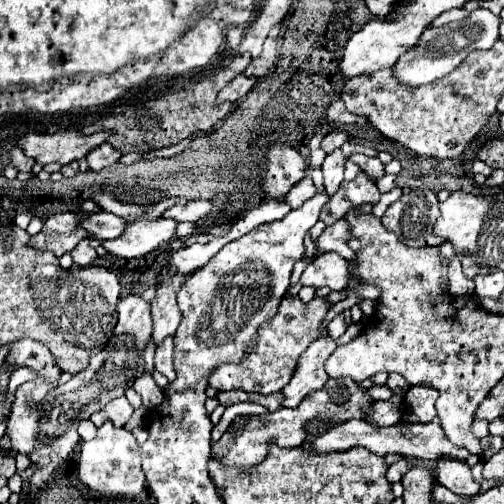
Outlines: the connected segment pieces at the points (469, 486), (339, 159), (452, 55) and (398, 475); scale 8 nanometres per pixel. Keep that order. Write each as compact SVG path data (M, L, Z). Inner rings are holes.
M441 458L441 460L435 462L433 476L435 476L437 484L449 488L455 494L475 496L479 492L479 484L473 480L471 468L467 466L467 462Z
M335 150L325 156L321 170L323 170L323 180L325 180L325 190L329 196L333 196L343 182L343 166L345 166L345 156L341 154L341 150Z
M477 8L471 12L471 16L467 20L459 20L459 22L449 22L445 26L439 28L427 28L421 34L421 40L417 44L417 48L409 48L407 52L401 54L401 60L397 60L397 64L393 66L393 72L397 74L397 80L409 88L417 88L423 84L431 84L437 78L443 78L445 74L453 72L469 52L479 50L479 48L491 48L499 36L499 22L501 18L495 16L493 12L485 10L485 8Z
M401 459L387 469L386 477L389 482L396 483L401 480L403 474L408 472L412 465L405 459Z

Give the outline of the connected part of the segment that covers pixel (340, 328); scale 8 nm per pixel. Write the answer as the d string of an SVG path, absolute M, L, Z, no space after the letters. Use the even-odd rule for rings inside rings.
M337 316L337 318L335 318L335 320L331 320L331 322L329 322L329 326L327 326L328 335L334 340L337 340L337 338L345 332L345 328L347 328L347 324L343 322L343 316Z

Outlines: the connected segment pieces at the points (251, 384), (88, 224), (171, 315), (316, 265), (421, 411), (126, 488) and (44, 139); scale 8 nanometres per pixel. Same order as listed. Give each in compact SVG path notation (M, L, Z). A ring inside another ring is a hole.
M285 296L281 300L281 308L277 310L277 316L263 324L259 328L259 342L257 346L247 354L247 358L241 364L223 364L219 366L211 378L209 386L217 390L245 390L245 392L259 392L259 394L271 394L279 392L289 384L289 376L293 376L293 368L297 366L297 360L301 352L319 336L319 324L325 318L329 306L327 298L315 296L309 304L301 302L297 296Z
M103 210L83 222L83 228L89 232L89 236L91 238L101 238L101 240L121 236L125 226L127 226L125 218L109 214L109 212L103 212Z
M177 276L171 280L161 280L159 282L159 290L157 296L153 300L153 320L155 320L155 330L153 330L153 342L159 346L161 340L165 340L165 336L173 336L179 320L181 320L181 312L177 306L177 290L183 284L185 276Z
M333 252L319 254L313 262L307 264L307 268L301 274L303 286L313 288L331 288L331 290L343 290L349 280L349 262Z
M419 384L411 386L405 392L405 410L417 416L421 424L429 424L437 414L435 414L435 402L439 398L439 392L433 390L433 386Z
M111 422L99 426L97 436L91 442L83 442L81 446L81 458L77 462L77 480L97 494L139 494L145 488L145 474L141 470L139 444L135 436L125 428L115 428Z
M63 130L57 134L25 134L19 146L27 156L33 156L39 164L69 164L73 160L85 158L93 148L101 146L109 138L109 130L95 134L81 134L73 130Z

